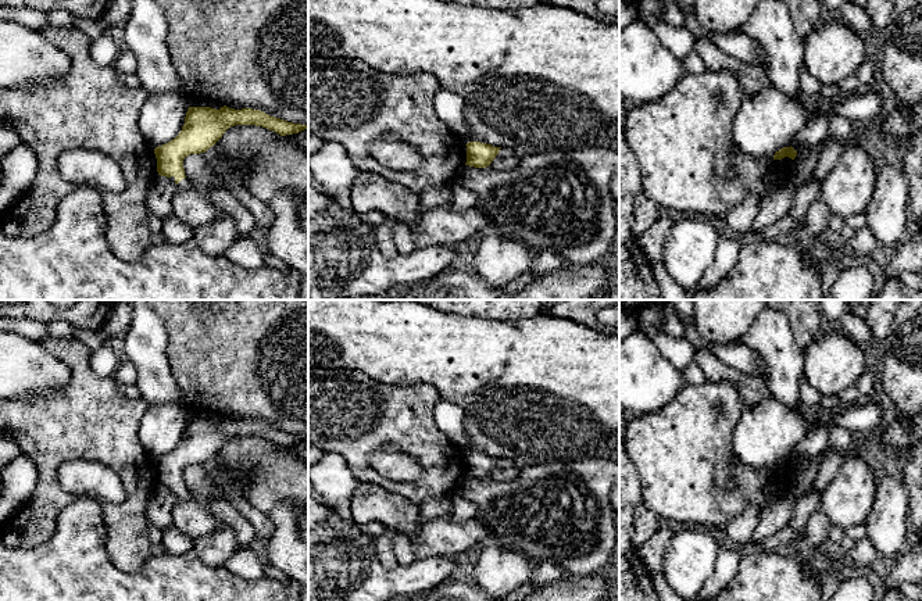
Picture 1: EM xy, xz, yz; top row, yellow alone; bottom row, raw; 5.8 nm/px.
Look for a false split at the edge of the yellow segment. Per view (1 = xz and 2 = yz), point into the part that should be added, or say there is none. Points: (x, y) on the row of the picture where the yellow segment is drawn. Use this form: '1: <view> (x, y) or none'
1: none
2: none

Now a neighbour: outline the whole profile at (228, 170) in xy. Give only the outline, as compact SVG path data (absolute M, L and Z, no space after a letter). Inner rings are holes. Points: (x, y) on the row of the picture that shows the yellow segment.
M215 144L204 155L222 185L237 183L244 186L249 171L244 161L225 155Z

